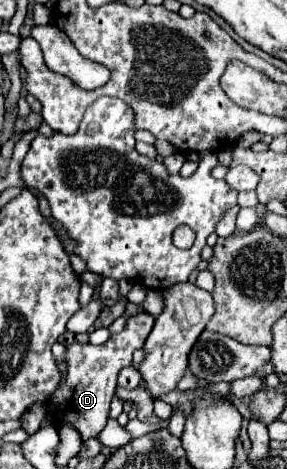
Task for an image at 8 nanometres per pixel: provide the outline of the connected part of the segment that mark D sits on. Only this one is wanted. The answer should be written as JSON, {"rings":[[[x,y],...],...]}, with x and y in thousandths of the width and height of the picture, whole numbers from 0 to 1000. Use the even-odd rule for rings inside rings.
{"rings":[[[495,663],[453,676],[432,706],[390,714],[362,736],[314,736],[314,731],[237,736],[237,757],[230,757],[237,795],[223,825],[195,829],[202,876],[188,898],[202,906],[223,898],[258,906],[279,919],[286,940],[334,932],[376,898],[376,859],[390,855],[390,842],[404,834],[411,791],[439,778],[460,778],[460,753],[502,736],[502,723],[523,714],[530,697],[537,697],[537,676]]]}

